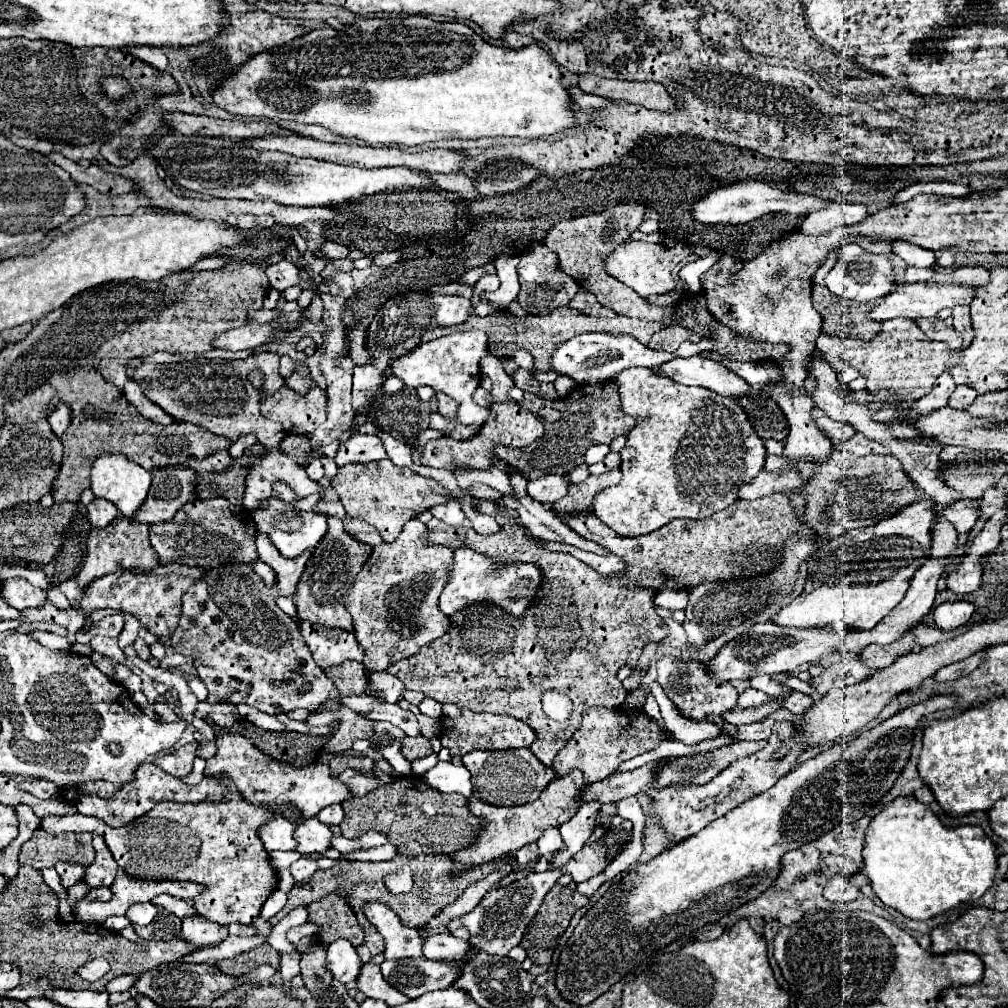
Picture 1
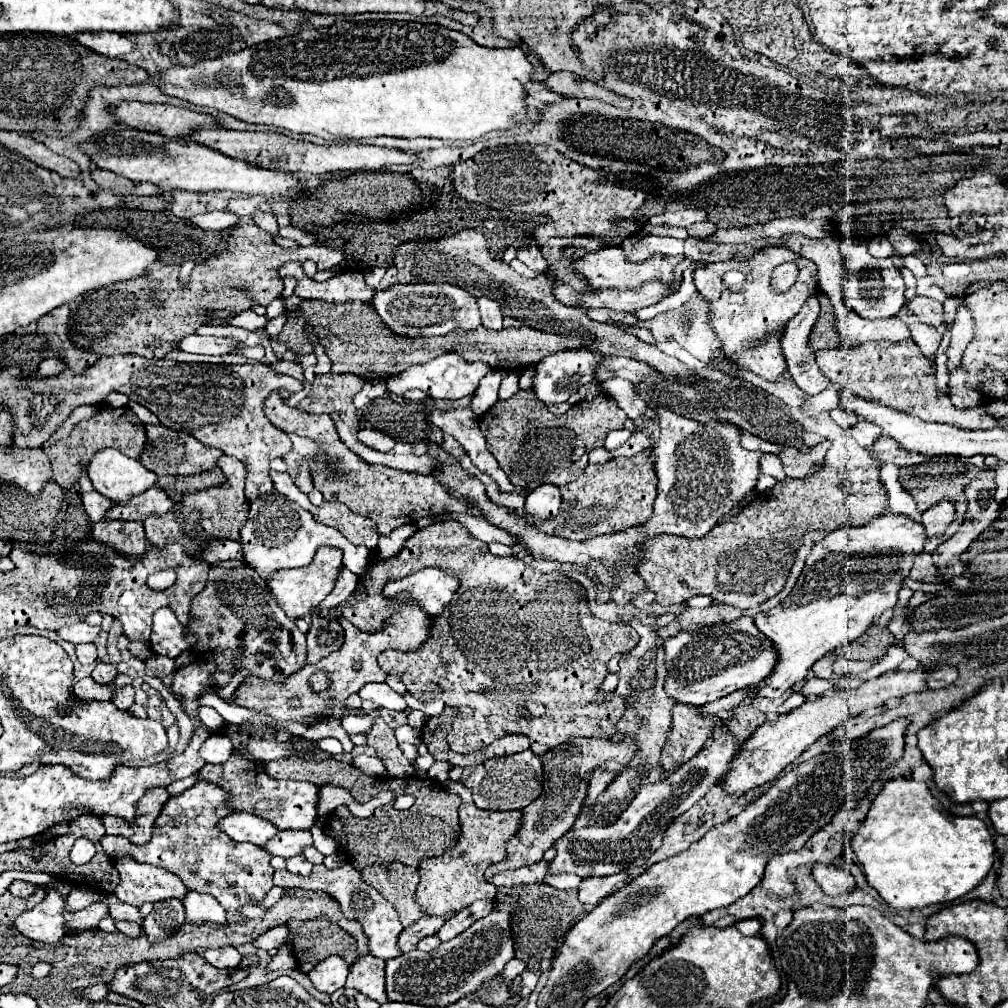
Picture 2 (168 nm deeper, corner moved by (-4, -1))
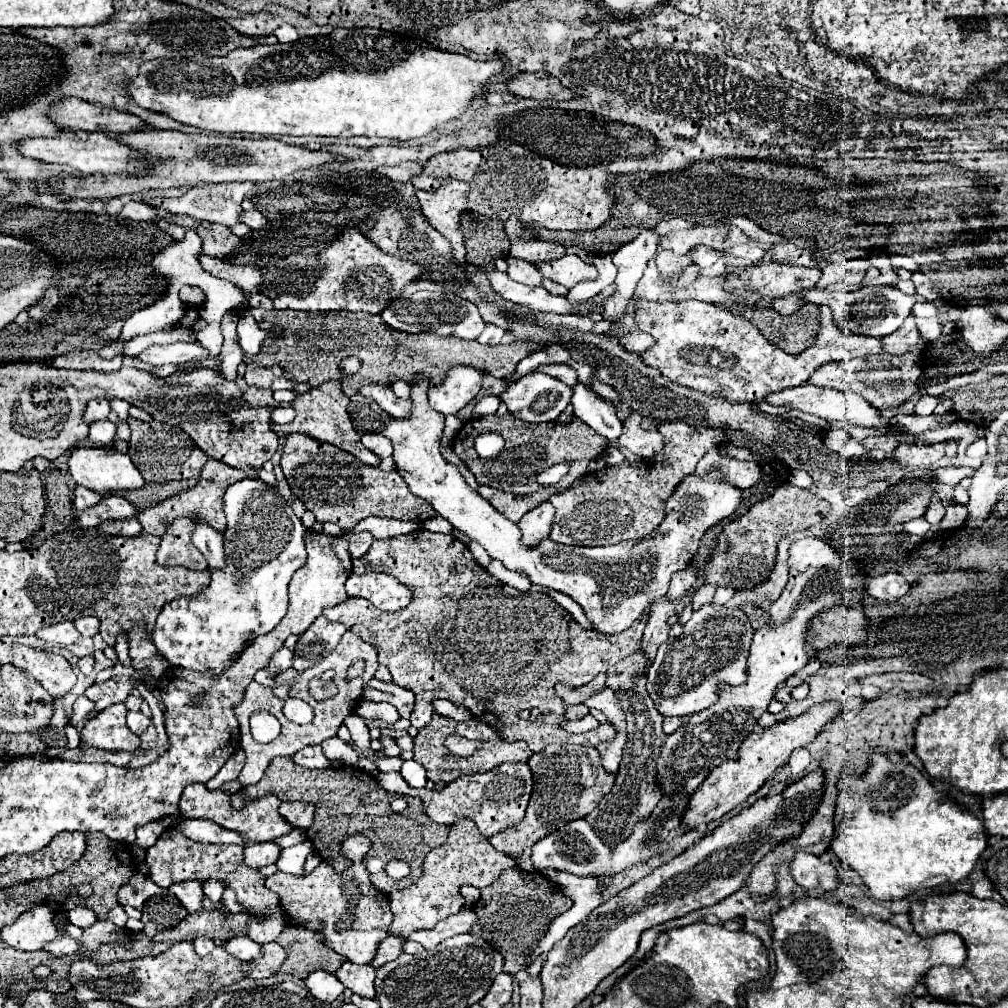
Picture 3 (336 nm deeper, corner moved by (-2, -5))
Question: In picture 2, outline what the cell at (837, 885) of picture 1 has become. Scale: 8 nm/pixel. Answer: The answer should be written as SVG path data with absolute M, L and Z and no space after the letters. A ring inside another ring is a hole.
M814 864L812 878L828 896L844 894L848 890L854 890L854 886L856 886L848 872L844 872L842 868L836 868L836 866L828 866L828 864Z

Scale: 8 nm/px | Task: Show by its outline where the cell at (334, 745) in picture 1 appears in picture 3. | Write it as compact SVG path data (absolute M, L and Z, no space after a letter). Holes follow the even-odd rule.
M376 752L376 766L380 772L396 772L404 760L400 756L384 756L384 752Z

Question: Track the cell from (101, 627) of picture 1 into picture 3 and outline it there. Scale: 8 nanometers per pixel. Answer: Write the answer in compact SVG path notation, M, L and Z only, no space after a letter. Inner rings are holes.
M64 622L64 624L54 624L54 626L48 626L48 628L42 628L42 630L36 632L36 636L40 640L46 640L46 642L70 646L80 638L80 632L76 630L76 626L72 622Z

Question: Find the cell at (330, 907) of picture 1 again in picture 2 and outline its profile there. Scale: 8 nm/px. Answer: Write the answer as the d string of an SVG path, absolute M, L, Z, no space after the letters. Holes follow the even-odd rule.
M316 918L316 920L292 920L286 922L288 926L288 940L292 940L294 956L298 960L300 972L310 972L318 962L322 962L328 956L340 956L348 964L352 964L358 958L356 952L356 940L342 930L340 926Z

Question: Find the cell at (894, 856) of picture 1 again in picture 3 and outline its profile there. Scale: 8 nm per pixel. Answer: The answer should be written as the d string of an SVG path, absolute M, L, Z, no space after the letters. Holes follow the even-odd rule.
M874 754L868 772L864 778L856 776L852 780L852 788L846 798L842 798L842 786L844 774L838 782L838 808L844 808L844 814L836 814L836 838L832 840L832 850L842 862L860 874L862 882L876 900L904 900L924 888L960 882L974 872L982 852L986 850L982 822L970 812L962 810L962 806L945 793L938 792L932 785L930 789L930 782L912 764L892 762L886 756Z

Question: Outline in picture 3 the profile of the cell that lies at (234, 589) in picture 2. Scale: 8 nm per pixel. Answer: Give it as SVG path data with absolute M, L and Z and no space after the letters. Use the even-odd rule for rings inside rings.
M282 646L282 648L280 648L280 650L270 658L270 662L268 662L268 666L266 666L264 670L270 672L270 674L284 672L284 670L288 670L288 668L292 666L292 658L294 658L294 652L292 652L290 648Z

